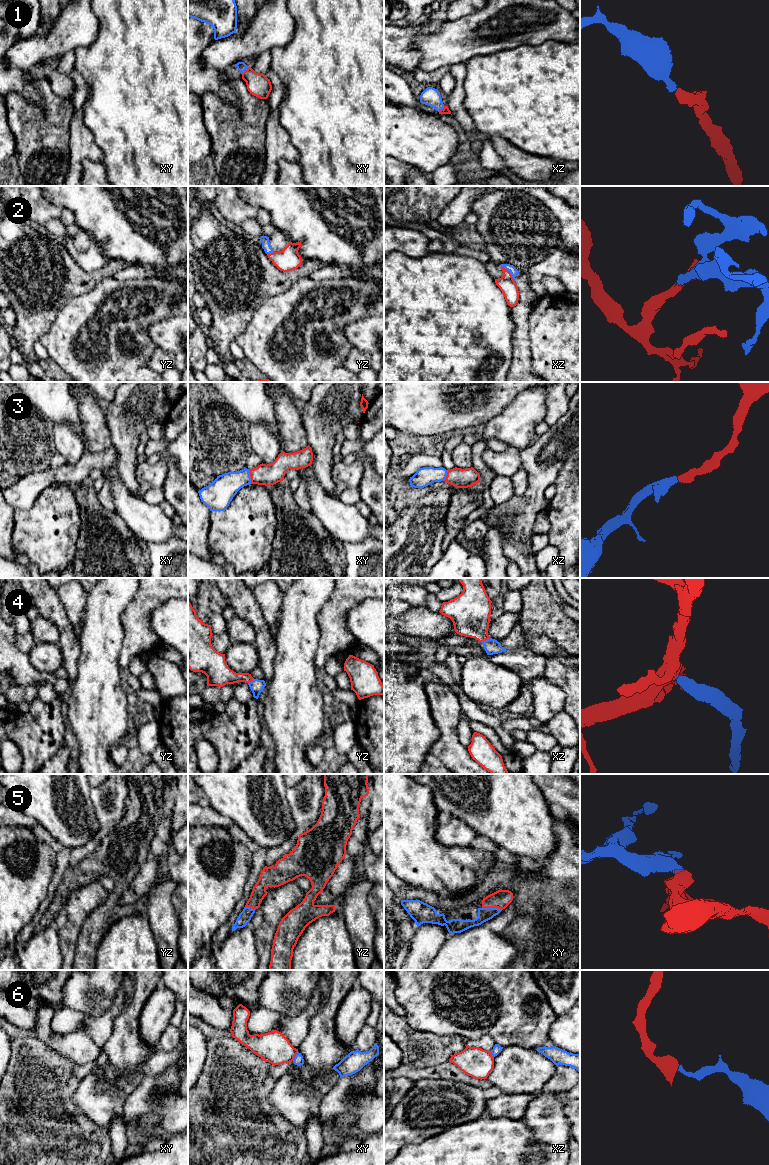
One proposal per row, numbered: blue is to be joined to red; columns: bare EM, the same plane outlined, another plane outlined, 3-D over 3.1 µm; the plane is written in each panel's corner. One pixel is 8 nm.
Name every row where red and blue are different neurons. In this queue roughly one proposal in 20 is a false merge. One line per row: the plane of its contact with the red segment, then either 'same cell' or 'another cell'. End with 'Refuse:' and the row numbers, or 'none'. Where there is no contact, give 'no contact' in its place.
1: contact in xy; same cell
2: contact in xz; same cell
3: contact in xy; same cell
4: contact in xz; same cell
5: contact in xy; same cell
6: contact in xy; another cell
Refuse: 6

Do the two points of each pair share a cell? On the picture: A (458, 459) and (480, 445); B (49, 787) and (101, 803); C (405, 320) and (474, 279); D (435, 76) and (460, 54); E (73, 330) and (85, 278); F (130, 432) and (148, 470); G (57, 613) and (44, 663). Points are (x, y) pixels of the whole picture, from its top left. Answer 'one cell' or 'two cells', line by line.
A: two cells
B: two cells
C: one cell
D: two cells
E: two cells
F: two cells
G: two cells

